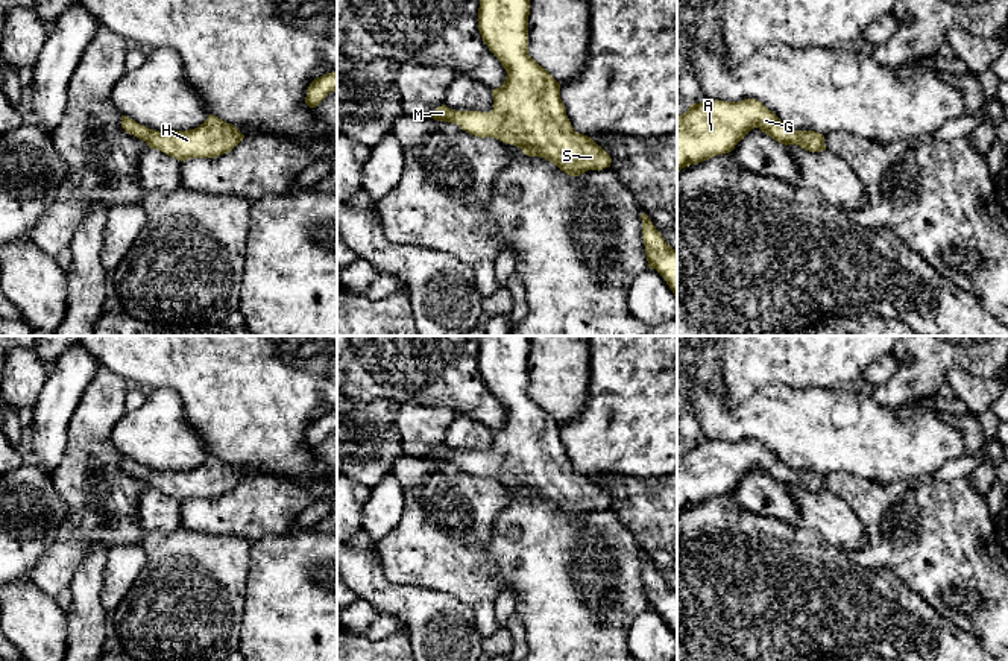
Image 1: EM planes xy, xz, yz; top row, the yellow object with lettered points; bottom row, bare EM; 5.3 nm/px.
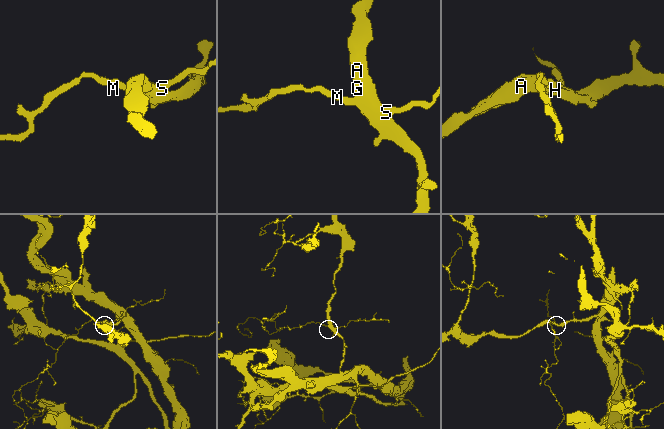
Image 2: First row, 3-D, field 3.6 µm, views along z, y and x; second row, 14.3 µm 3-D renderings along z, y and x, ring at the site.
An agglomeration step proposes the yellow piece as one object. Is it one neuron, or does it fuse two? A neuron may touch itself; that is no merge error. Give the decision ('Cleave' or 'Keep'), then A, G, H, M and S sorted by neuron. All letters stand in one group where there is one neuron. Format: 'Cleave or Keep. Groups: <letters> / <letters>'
Keep. Groups: A G H M S

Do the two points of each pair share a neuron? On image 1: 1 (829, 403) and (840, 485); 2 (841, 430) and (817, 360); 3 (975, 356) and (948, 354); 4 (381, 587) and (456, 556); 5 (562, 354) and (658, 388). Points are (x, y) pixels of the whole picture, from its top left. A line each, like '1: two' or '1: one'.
1: two
2: two
3: one
4: two
5: two

